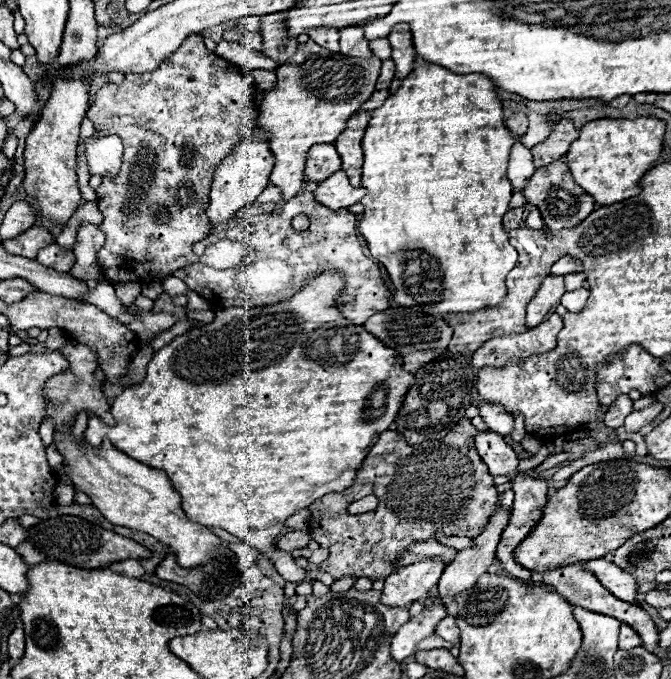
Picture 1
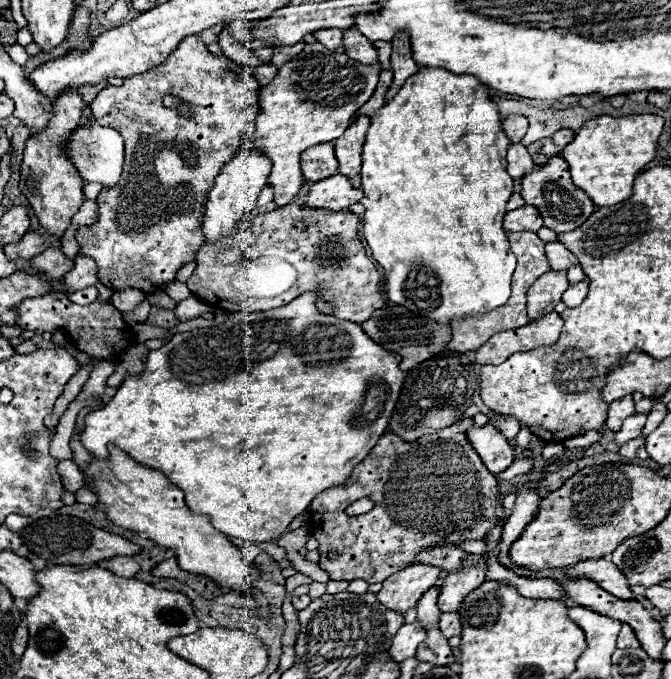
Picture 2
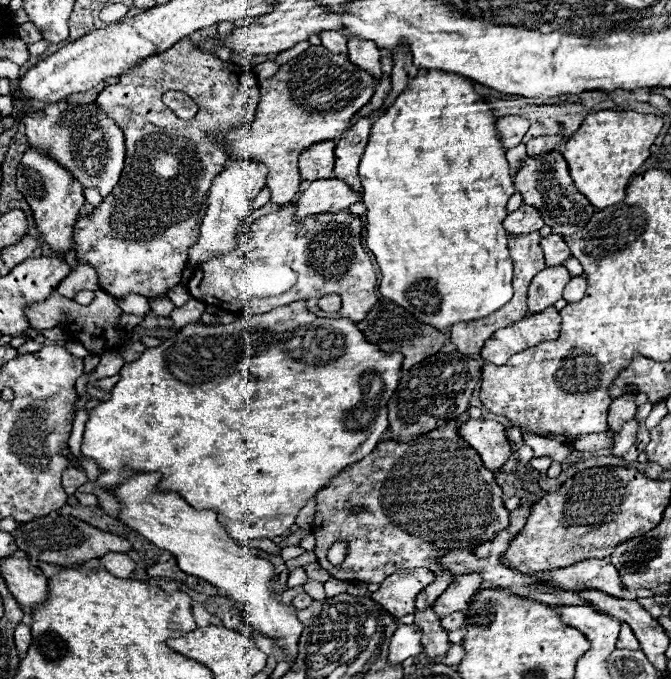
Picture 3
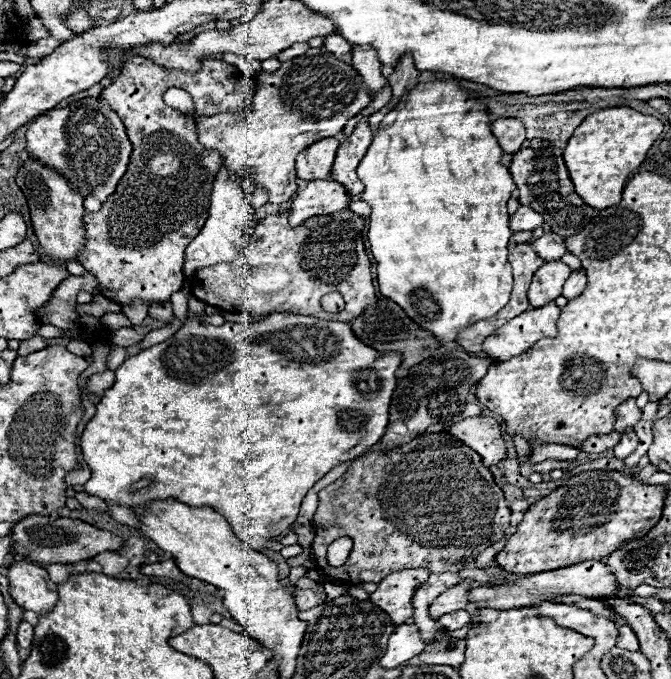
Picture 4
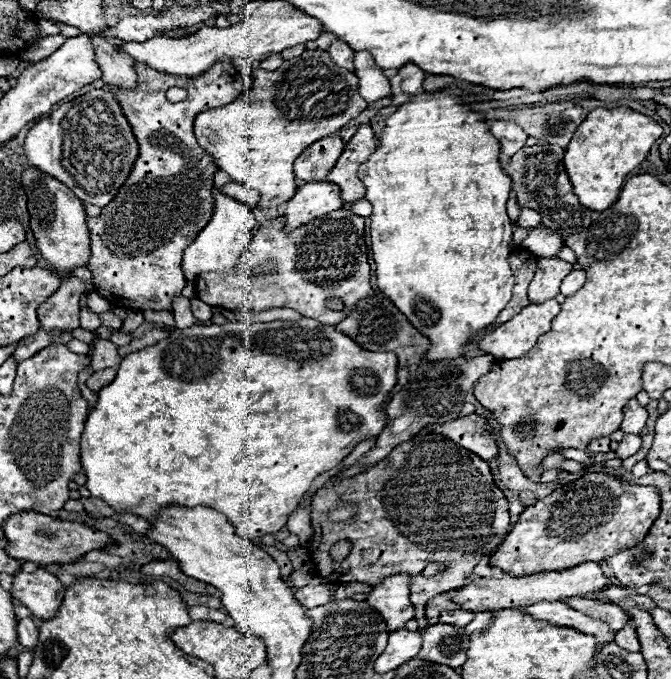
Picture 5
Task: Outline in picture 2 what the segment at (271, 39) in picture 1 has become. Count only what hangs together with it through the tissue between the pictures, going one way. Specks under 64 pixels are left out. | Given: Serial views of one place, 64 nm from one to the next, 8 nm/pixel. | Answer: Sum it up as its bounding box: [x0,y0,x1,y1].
[272,42,305,66]

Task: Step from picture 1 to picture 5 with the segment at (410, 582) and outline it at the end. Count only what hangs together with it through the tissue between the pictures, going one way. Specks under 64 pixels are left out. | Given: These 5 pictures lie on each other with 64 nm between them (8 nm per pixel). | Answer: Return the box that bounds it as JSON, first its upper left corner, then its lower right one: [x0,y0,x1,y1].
[368,574,414,632]

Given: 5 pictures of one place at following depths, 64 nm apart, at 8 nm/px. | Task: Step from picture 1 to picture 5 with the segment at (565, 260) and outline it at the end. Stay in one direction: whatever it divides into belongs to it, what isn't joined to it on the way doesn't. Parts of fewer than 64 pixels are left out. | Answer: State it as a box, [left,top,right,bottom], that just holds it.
[522,226,562,258]

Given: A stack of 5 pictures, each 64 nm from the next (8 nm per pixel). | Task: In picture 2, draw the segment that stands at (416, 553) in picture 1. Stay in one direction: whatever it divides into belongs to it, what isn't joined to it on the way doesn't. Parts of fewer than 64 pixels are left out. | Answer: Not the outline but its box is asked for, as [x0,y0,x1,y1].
[418,544,470,572]

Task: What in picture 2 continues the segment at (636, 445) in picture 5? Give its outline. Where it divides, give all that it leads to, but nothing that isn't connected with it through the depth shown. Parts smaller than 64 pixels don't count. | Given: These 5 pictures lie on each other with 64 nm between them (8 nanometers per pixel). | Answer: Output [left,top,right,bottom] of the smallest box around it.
[616,414,646,448]

